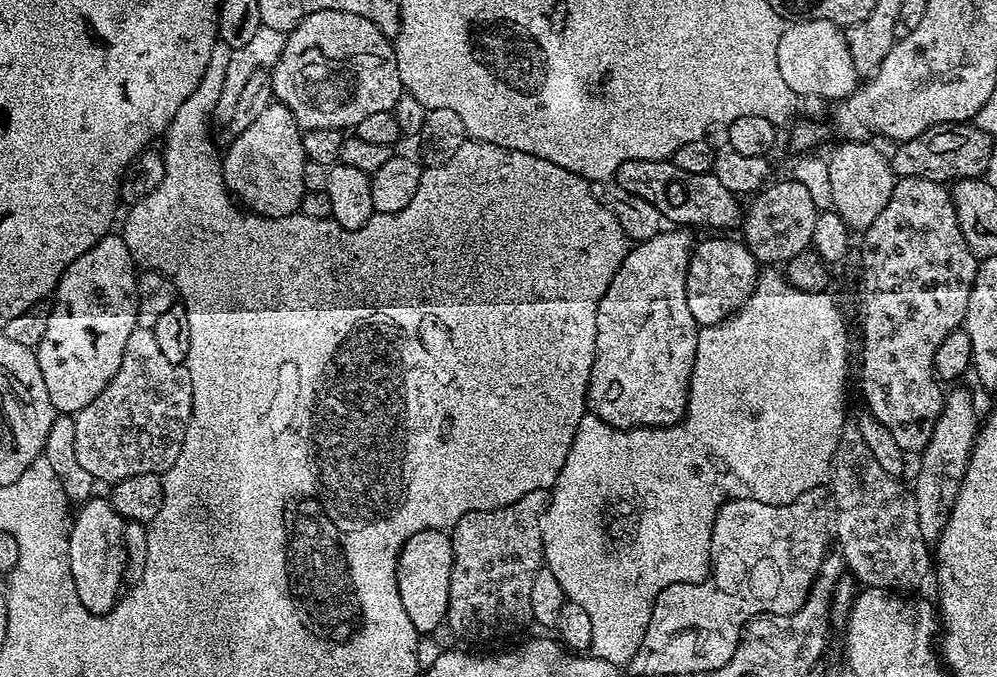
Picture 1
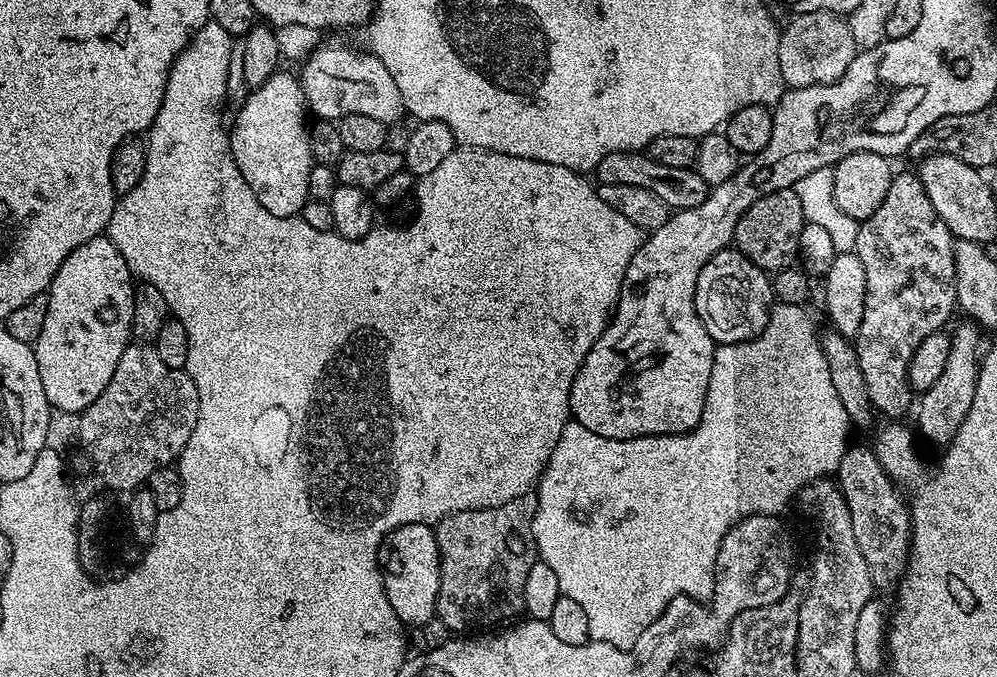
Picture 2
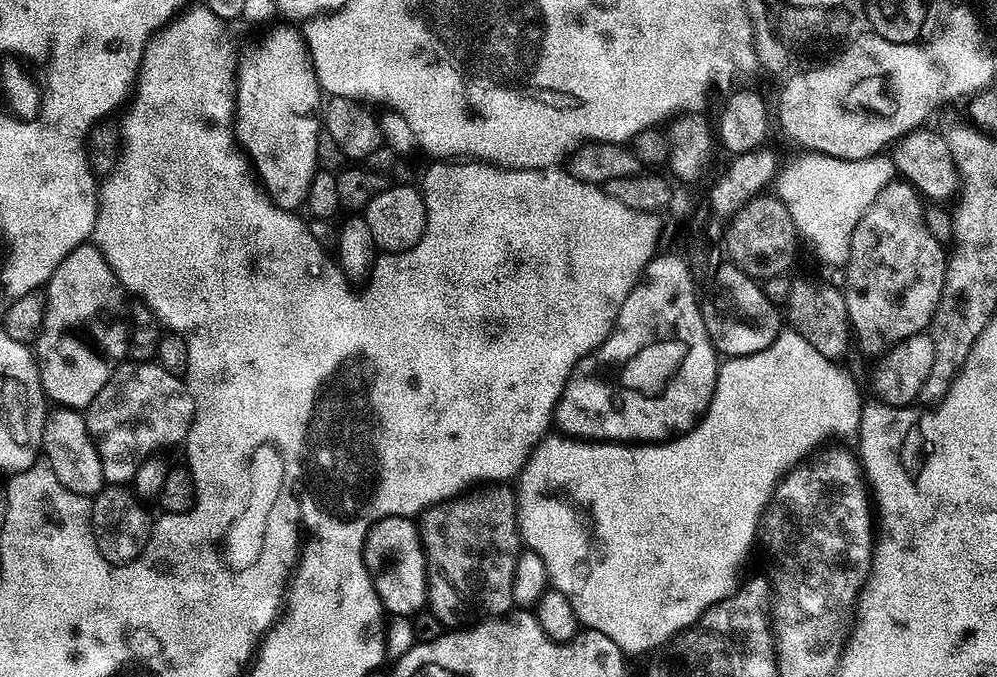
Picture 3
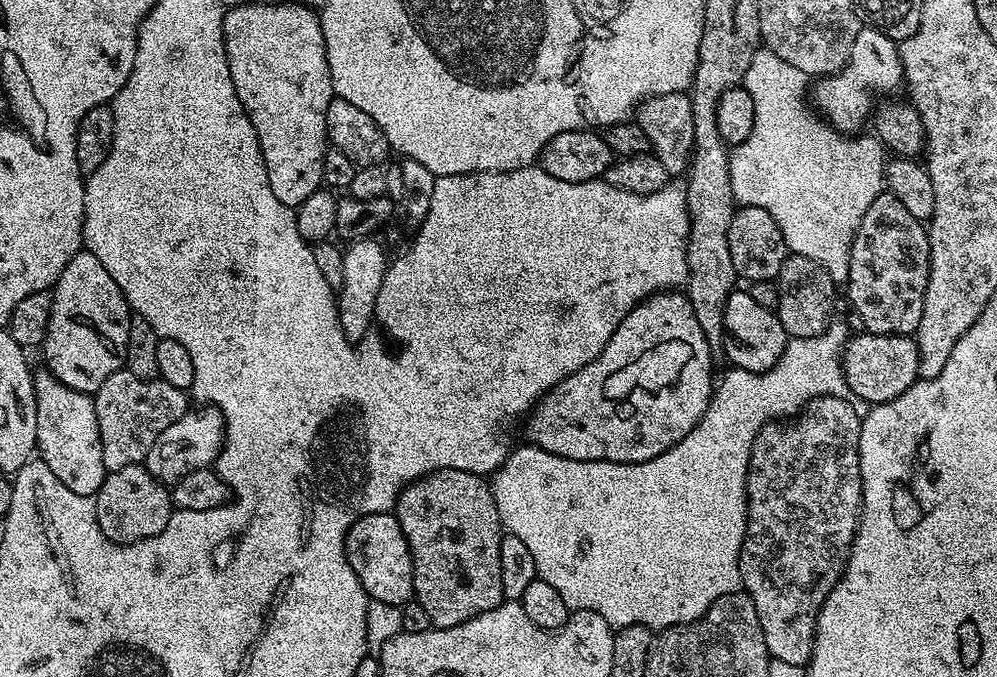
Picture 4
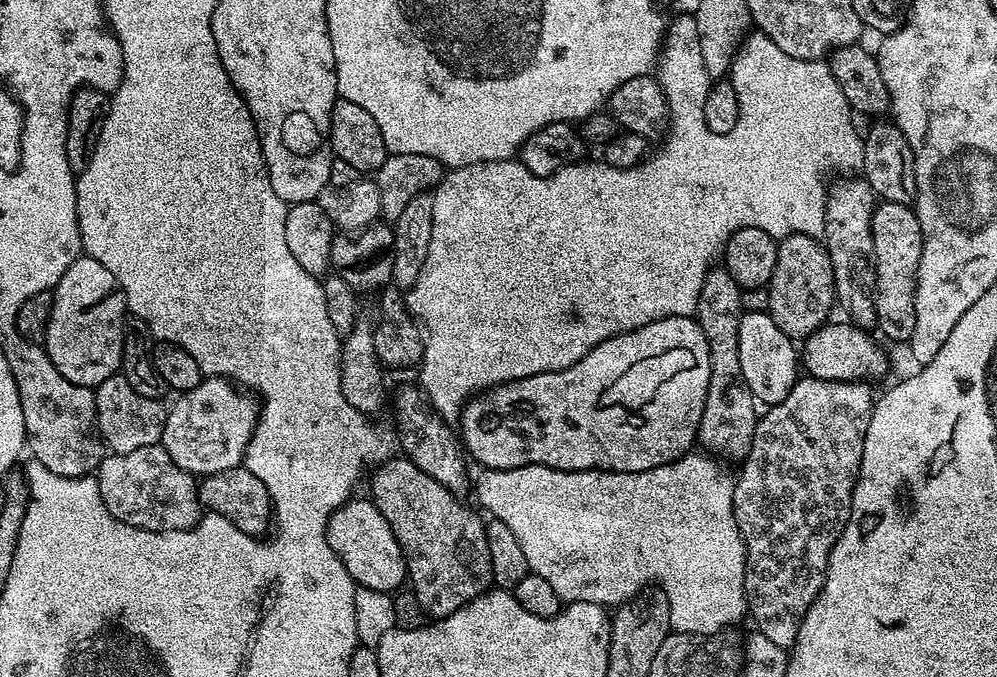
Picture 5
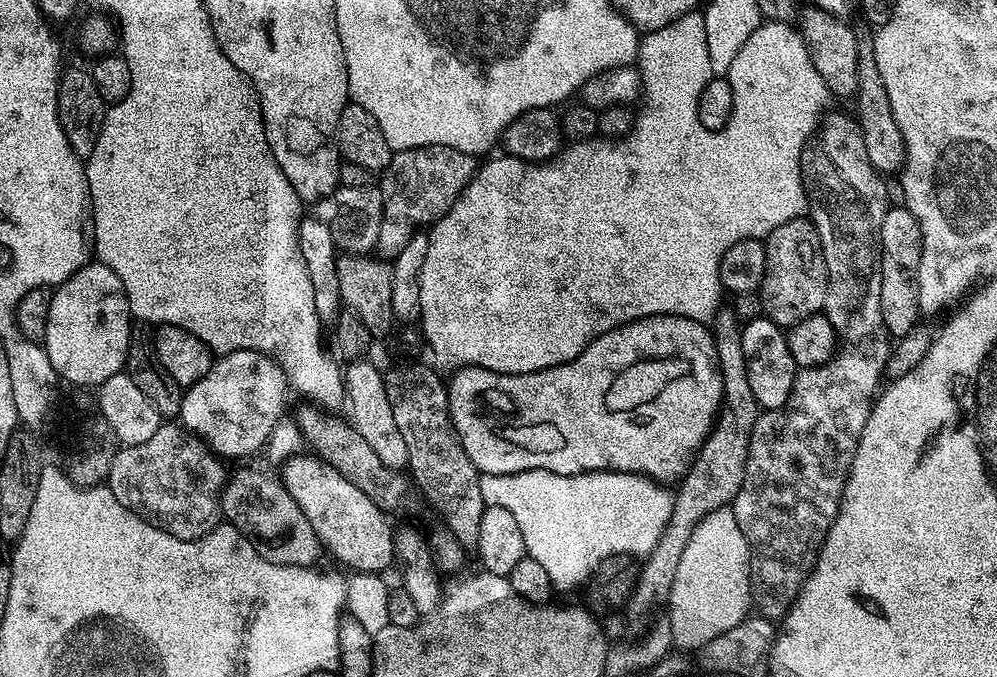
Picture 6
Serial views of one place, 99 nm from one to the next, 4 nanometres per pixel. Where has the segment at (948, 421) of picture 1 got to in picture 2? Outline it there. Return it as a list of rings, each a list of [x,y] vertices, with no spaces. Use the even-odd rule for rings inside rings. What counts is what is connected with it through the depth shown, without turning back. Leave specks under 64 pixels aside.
[[[972,322],[960,324],[956,328],[956,333],[951,333],[952,346],[950,355],[946,358],[946,367],[942,370],[933,386],[930,386],[918,400],[918,407],[915,409],[916,420],[920,423],[920,430],[928,440],[947,441],[962,426],[970,406],[974,402],[974,390],[977,384],[977,374],[979,372],[978,352],[976,347],[980,344],[981,333],[977,325]]]

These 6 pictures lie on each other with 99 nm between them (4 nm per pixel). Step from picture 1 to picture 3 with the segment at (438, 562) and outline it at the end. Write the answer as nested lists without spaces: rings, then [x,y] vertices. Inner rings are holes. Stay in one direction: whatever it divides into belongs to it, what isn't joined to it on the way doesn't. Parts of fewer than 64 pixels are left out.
[[[387,516],[376,521],[364,539],[364,565],[372,573],[372,585],[384,603],[385,613],[410,618],[425,607],[428,598],[428,575],[420,529],[415,519]]]

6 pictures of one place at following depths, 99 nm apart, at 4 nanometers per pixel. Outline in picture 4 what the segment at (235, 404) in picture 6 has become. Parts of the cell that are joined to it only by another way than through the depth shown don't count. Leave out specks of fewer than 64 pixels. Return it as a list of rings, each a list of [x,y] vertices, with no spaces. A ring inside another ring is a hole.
[[[212,405],[189,409],[179,420],[171,423],[150,446],[143,464],[160,483],[171,486],[194,470],[211,467],[224,445],[224,416]]]

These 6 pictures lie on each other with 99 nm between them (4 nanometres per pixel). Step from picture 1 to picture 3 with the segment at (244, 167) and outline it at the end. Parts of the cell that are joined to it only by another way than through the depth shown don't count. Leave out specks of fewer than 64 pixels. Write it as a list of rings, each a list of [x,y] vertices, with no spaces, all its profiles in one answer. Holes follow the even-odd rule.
[[[299,27],[272,28],[257,44],[241,51],[236,70],[236,119],[234,131],[241,148],[244,149],[263,189],[279,206],[296,210],[307,201],[310,182],[315,178],[318,165],[318,138],[322,131],[322,120],[318,115],[321,107],[322,89],[312,65],[309,41]]]

